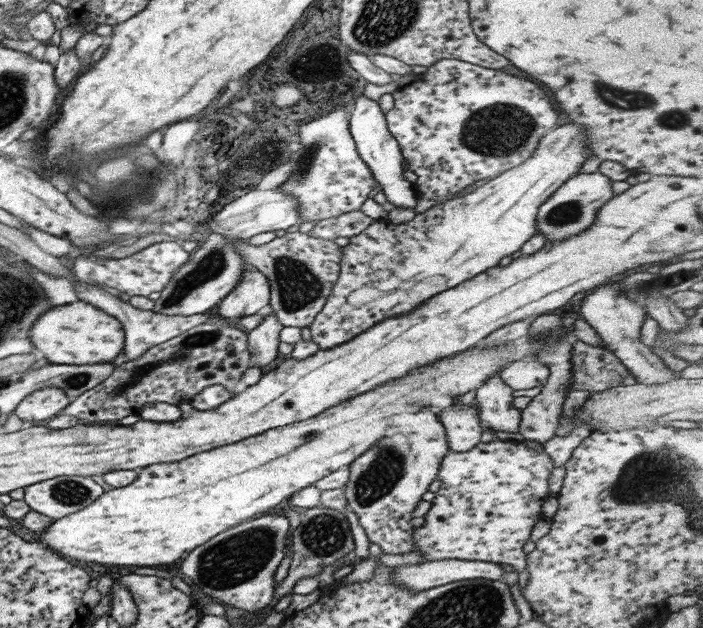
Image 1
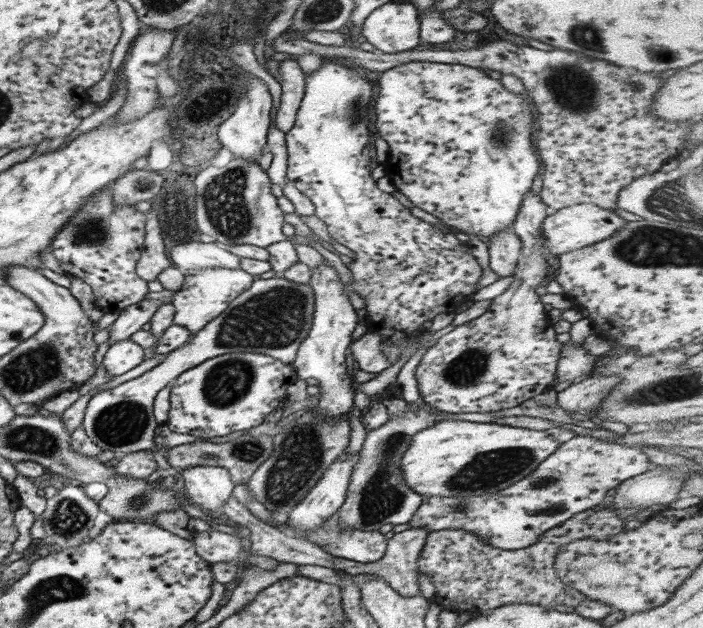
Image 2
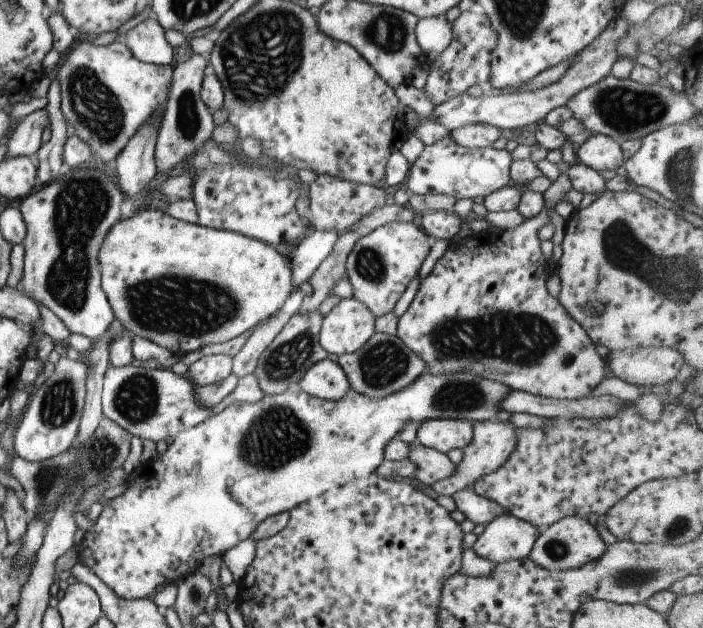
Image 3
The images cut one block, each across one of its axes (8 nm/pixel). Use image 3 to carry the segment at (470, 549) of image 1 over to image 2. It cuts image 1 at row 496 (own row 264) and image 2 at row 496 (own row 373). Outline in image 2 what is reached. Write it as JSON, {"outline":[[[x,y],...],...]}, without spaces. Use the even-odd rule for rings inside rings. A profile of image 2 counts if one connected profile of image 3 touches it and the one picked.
{"outline":[[[574,435],[560,444],[548,458],[539,462],[532,472],[502,490],[463,498],[439,495],[425,497],[407,524],[410,527],[429,526],[429,533],[435,530],[465,530],[477,534],[479,540],[499,550],[517,550],[531,546],[531,543],[537,542],[539,534],[561,525],[571,516],[601,505],[623,480],[646,472],[649,468],[649,458],[637,446],[627,447],[594,437]]]}

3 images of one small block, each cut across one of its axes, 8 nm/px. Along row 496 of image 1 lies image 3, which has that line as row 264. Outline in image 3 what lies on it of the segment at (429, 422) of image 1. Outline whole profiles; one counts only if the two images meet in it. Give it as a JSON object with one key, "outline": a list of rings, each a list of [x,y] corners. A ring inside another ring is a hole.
{"outline":[[[392,222],[365,232],[363,236],[357,239],[357,242],[349,251],[345,263],[345,276],[347,276],[349,284],[352,286],[353,298],[363,303],[374,317],[391,313],[395,302],[397,302],[397,299],[401,296],[407,284],[409,284],[409,280],[417,275],[419,266],[425,260],[431,243],[429,236],[423,232],[419,225],[414,223]]]}

